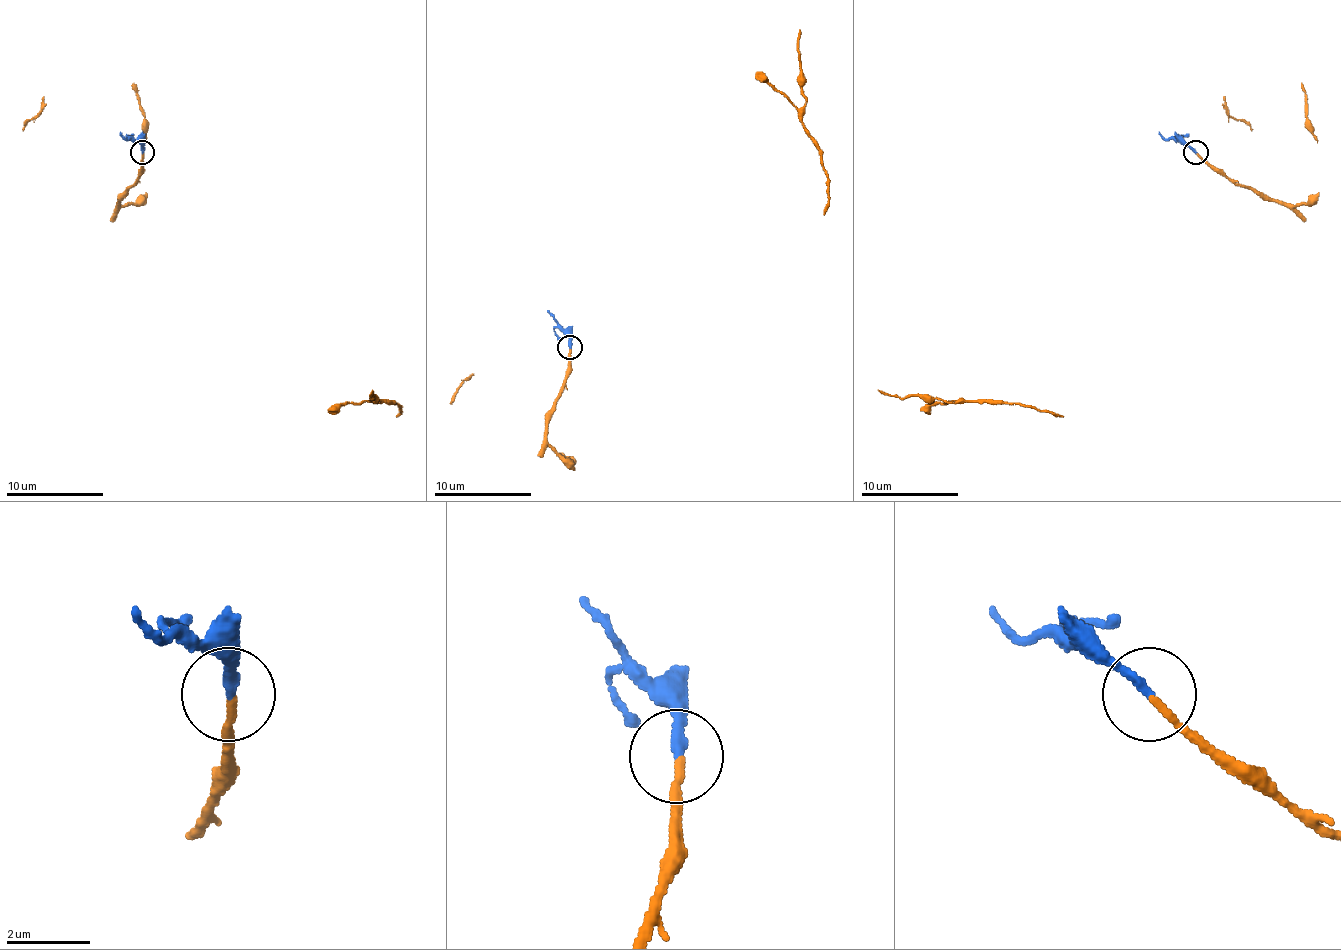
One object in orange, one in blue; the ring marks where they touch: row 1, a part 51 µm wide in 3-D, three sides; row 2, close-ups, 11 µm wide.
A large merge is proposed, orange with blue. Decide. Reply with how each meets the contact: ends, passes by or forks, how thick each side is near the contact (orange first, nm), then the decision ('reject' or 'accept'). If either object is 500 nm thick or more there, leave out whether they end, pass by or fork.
orange ends; blue ends; calibres 180 and 240 nm; accept

